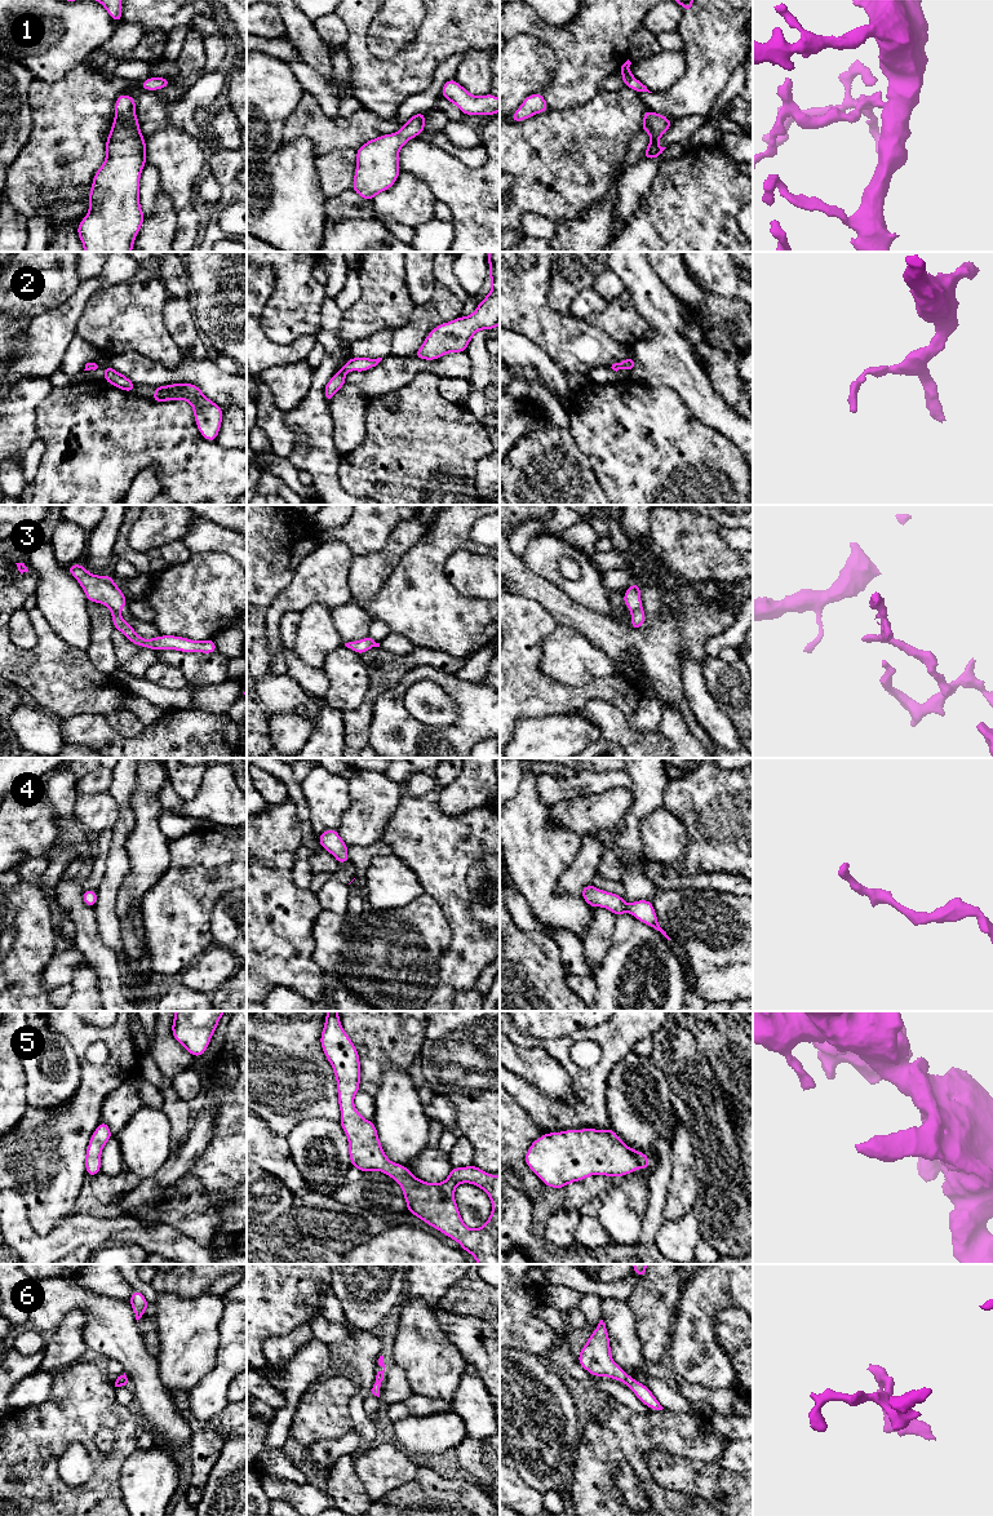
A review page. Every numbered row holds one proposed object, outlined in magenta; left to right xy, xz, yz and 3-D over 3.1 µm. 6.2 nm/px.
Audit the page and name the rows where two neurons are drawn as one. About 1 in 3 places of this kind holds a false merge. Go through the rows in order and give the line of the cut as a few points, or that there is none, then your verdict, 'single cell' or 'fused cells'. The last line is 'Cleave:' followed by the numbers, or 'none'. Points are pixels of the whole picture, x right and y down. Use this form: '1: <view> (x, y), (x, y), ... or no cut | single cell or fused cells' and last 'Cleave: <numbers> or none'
1: no cut | single cell
2: no cut | single cell
3: yz (641, 607), (630, 614) | fused cells
4: no cut | single cell
5: no cut | single cell
6: no cut | single cell
Cleave: 3

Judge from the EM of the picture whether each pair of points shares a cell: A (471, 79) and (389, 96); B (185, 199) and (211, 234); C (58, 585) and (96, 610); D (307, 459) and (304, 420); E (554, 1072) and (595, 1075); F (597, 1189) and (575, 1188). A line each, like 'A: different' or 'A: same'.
A: different
B: different
C: different
D: same
E: different
F: same

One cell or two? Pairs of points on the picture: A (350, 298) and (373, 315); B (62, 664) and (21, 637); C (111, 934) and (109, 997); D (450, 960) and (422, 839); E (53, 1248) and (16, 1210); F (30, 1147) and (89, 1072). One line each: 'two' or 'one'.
A: two
B: two
C: two
D: one
E: one
F: one

